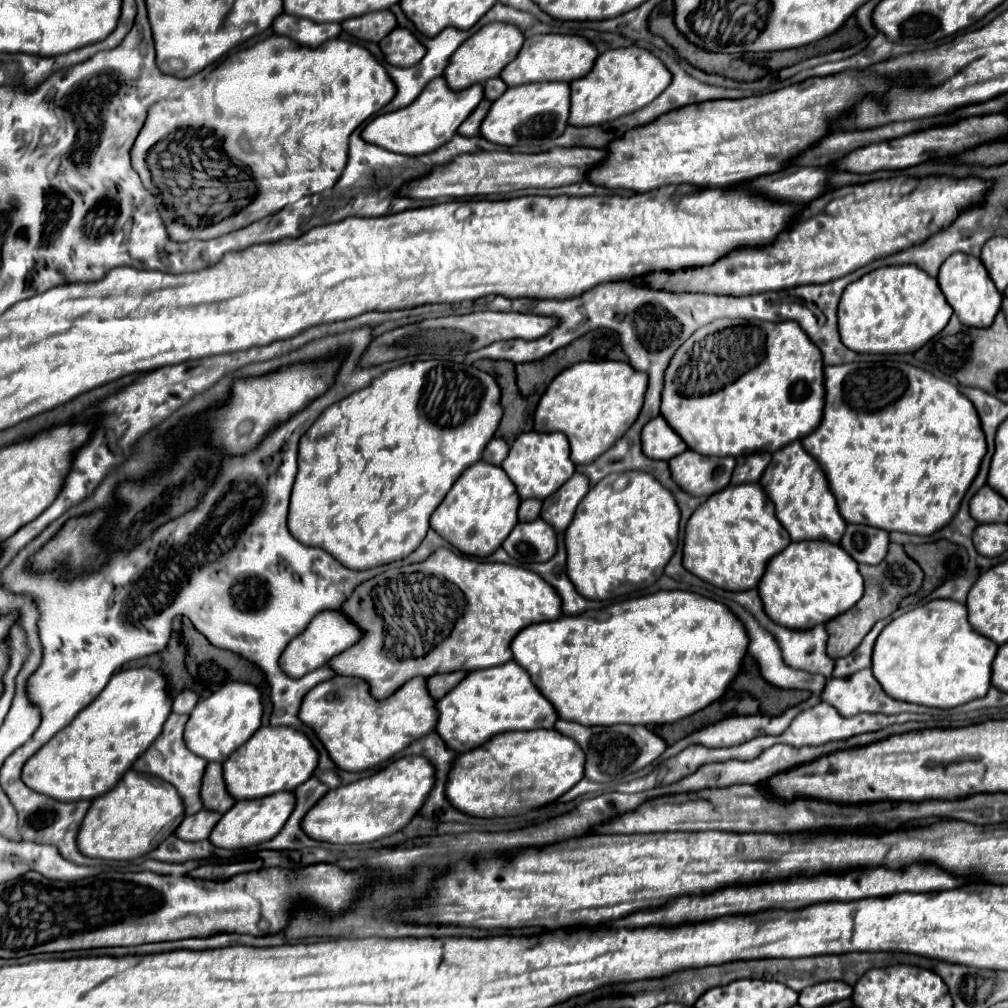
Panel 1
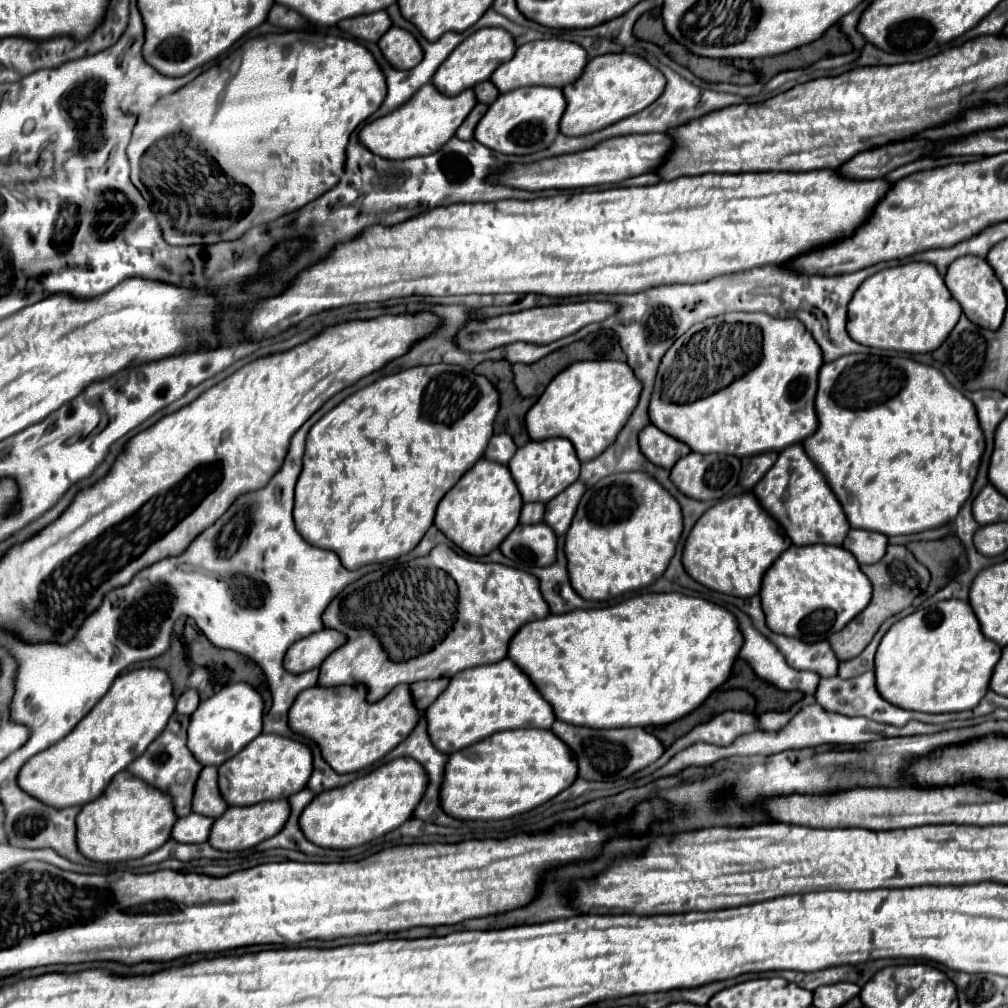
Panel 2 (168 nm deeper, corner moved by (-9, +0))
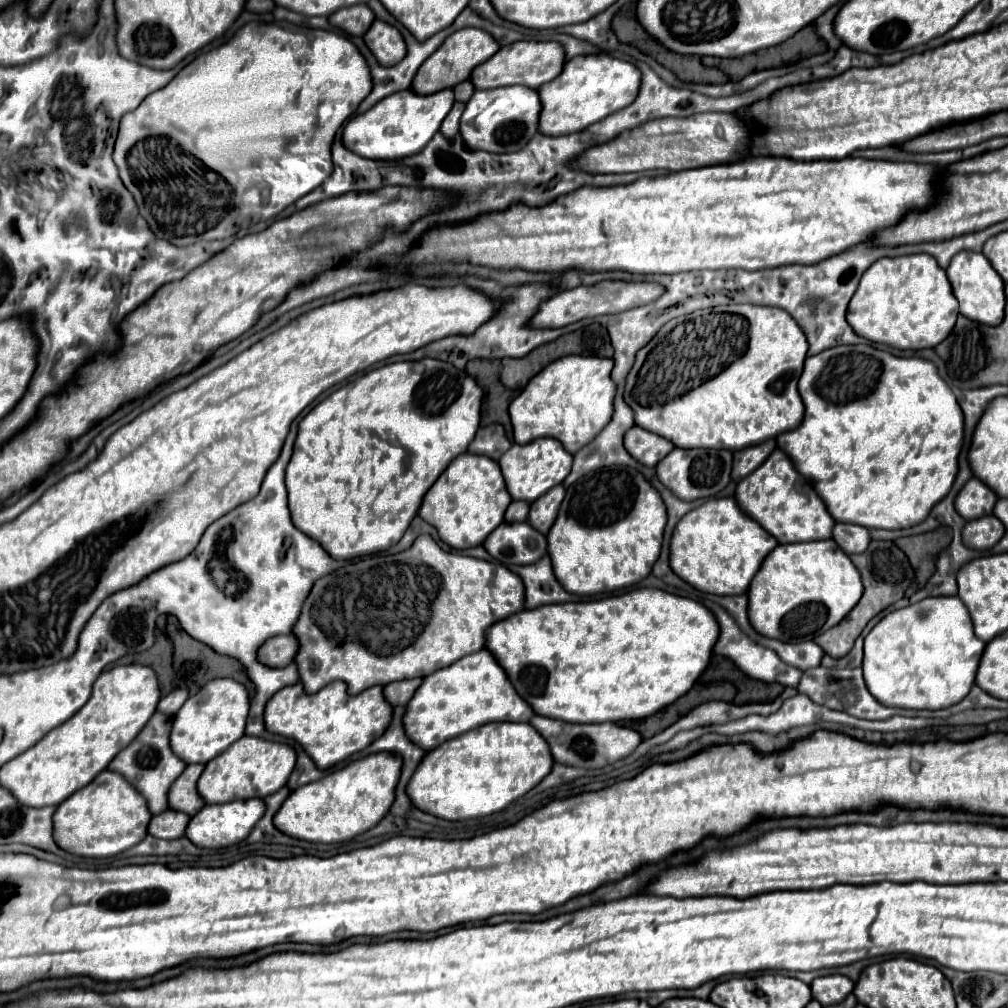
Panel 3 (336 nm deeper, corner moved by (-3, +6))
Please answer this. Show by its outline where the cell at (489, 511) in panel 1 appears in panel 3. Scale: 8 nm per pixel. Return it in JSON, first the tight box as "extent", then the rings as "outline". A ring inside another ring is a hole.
{"extent":[419,453,511,549],"outline":[[[463,453],[445,469],[445,473],[427,491],[419,517],[433,525],[443,543],[453,549],[471,549],[481,545],[487,535],[503,523],[511,495],[507,493],[505,479],[499,463],[483,455]]]}

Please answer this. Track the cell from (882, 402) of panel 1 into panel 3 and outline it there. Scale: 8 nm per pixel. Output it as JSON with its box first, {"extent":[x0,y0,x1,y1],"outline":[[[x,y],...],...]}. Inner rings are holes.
{"extent":[777,343,965,529],"outline":[[[865,343],[837,345],[831,349],[825,349],[819,355],[805,359],[805,371],[799,379],[799,393],[805,403],[803,423],[795,431],[781,433],[777,437],[777,447],[783,449],[791,457],[795,469],[815,487],[815,491],[825,501],[825,505],[835,521],[855,523],[855,525],[863,525],[867,529],[907,529],[907,527],[913,527],[913,525],[919,525],[921,521],[925,521],[927,515],[931,513],[931,509],[943,499],[943,495],[947,495],[951,491],[953,481],[959,471],[957,461],[959,461],[959,453],[963,449],[965,423],[963,423],[963,411],[961,411],[953,391],[939,377],[937,367],[931,361],[921,359],[921,357],[895,357],[887,351],[875,349]]]}

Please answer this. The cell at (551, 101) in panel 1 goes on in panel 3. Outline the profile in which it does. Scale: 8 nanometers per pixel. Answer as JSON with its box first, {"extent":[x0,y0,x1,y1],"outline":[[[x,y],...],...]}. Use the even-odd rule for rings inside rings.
{"extent":[461,85,541,153],"outline":[[[525,85],[475,91],[461,117],[461,137],[471,149],[489,153],[513,153],[523,149],[539,133],[541,99],[537,89]]]}

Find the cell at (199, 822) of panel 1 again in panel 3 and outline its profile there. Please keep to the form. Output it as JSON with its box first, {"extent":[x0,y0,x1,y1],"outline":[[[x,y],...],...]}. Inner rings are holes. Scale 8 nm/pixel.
{"extent":[149,809,191,839],"outline":[[[167,809],[151,819],[149,835],[157,837],[157,839],[179,839],[185,835],[189,821],[191,821],[191,817],[187,813]]]}

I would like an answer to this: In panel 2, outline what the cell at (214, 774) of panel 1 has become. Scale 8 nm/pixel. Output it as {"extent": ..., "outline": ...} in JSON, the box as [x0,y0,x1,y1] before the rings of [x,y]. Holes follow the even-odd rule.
{"extent":[191,767,227,819],"outline":[[[203,767],[203,771],[199,773],[199,779],[197,779],[195,791],[193,791],[191,809],[195,813],[211,817],[211,819],[217,819],[225,813],[227,803],[223,801],[221,793],[219,793],[217,767]]]}

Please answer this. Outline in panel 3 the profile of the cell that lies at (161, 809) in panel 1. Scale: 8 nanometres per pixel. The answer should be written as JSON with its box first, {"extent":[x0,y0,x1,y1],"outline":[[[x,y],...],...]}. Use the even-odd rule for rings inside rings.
{"extent":[55,769,151,857],"outline":[[[105,769],[87,785],[75,791],[67,801],[63,801],[55,811],[55,841],[61,849],[81,855],[81,857],[111,857],[135,847],[143,837],[147,837],[147,825],[151,821],[151,811],[143,795],[123,779],[123,775]]]}

